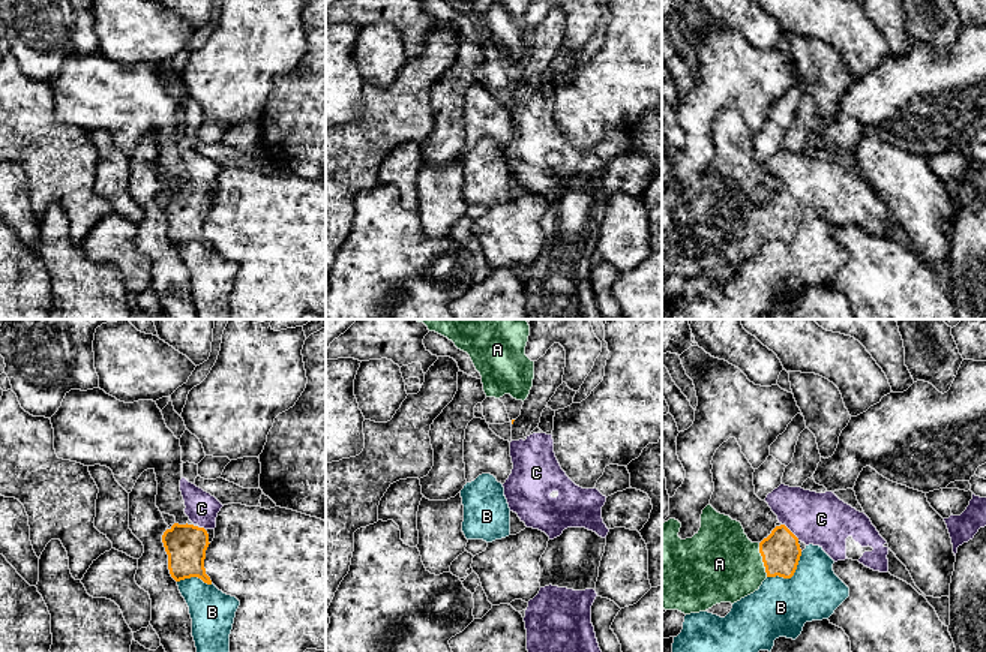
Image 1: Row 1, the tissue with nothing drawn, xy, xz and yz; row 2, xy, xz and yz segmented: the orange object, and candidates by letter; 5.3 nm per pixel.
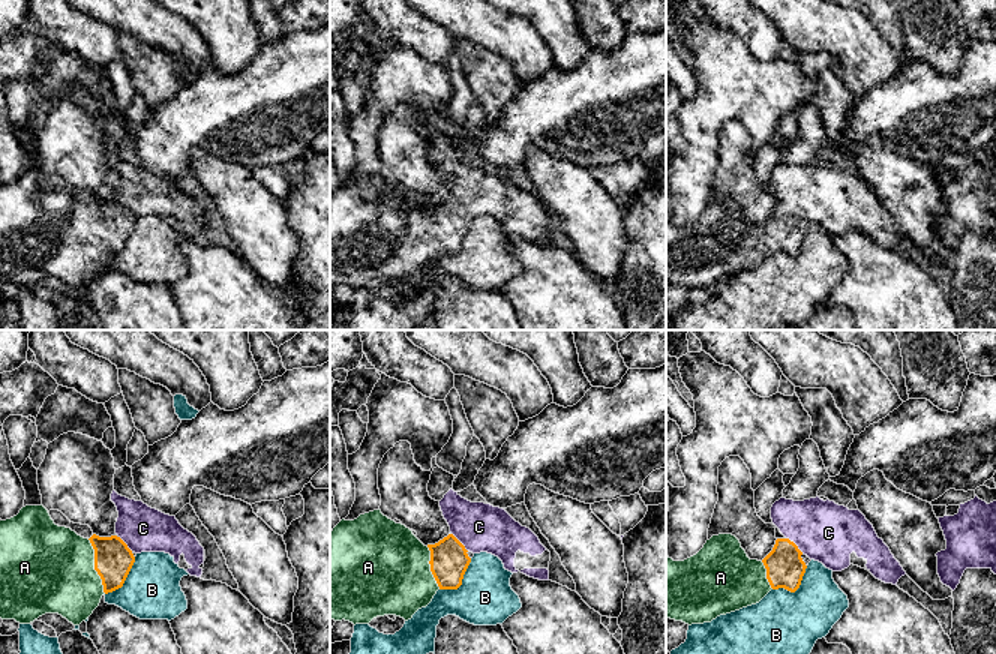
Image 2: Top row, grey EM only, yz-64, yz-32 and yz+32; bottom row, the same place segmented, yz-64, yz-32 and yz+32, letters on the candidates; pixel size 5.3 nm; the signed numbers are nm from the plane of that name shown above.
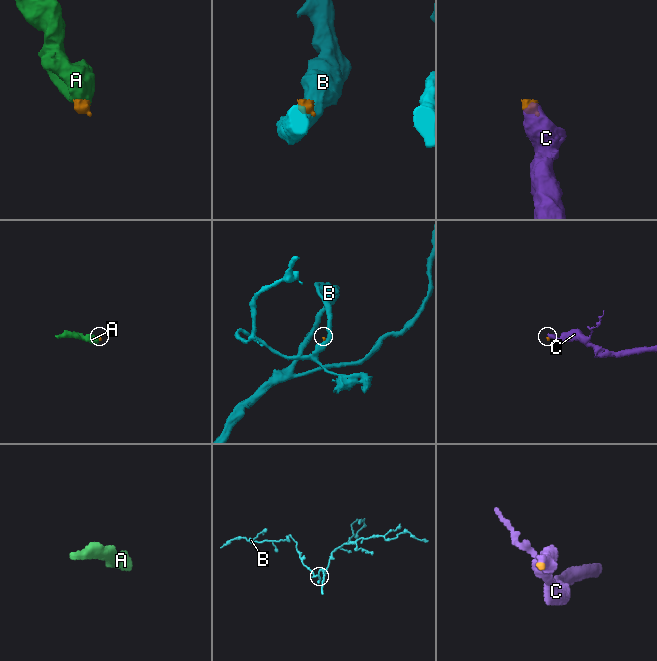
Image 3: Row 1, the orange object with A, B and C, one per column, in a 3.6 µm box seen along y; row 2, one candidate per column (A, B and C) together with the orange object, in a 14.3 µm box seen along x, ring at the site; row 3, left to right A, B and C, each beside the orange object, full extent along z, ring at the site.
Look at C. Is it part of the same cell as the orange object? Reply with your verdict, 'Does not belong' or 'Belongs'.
Belongs

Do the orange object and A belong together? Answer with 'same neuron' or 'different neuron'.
same neuron

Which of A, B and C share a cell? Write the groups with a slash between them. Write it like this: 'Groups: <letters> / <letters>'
Groups: A C / B

